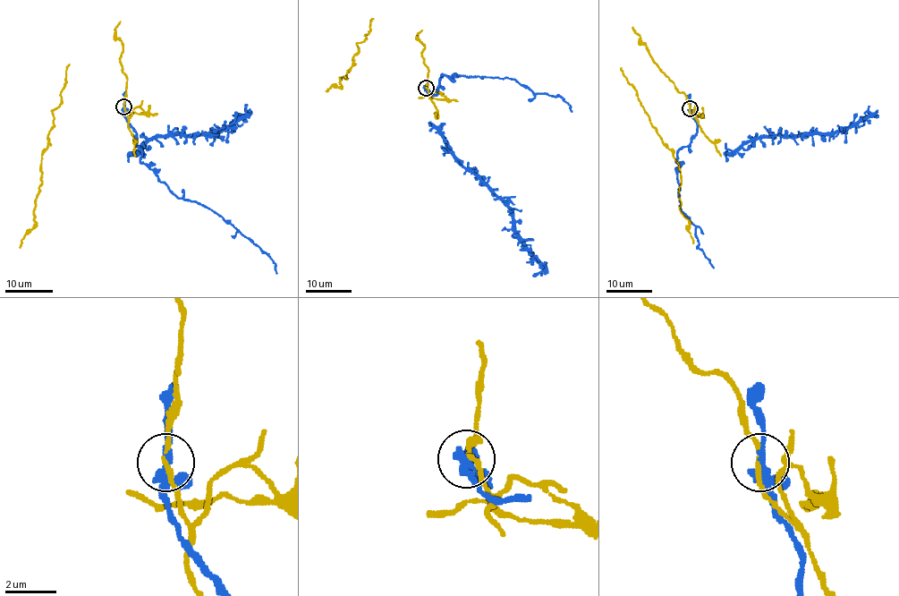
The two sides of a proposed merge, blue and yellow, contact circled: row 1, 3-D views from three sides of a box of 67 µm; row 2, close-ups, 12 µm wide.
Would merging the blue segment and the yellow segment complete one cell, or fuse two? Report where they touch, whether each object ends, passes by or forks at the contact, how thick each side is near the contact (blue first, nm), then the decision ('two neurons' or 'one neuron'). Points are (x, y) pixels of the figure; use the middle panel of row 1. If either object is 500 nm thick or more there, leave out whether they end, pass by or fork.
at (426, 88); blue forks there; yellow passes by; 260 nm thick on the blue side, 170 nm on the other; two neurons

